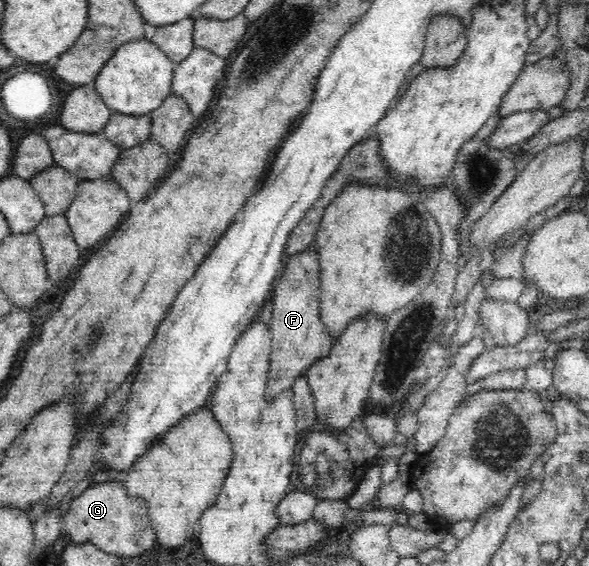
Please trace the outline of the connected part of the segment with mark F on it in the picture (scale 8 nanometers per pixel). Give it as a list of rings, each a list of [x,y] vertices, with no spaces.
[[[308,249],[290,257],[290,260],[284,261],[279,284],[272,288],[270,295],[270,300],[273,303],[272,323],[270,324],[273,337],[271,340],[270,370],[267,387],[265,388],[265,397],[268,402],[272,402],[276,396],[280,396],[282,390],[292,388],[294,380],[298,376],[307,374],[307,371],[314,365],[314,361],[327,358],[333,348],[333,338],[325,329],[321,319],[321,308],[319,305],[321,283],[318,252]]]

